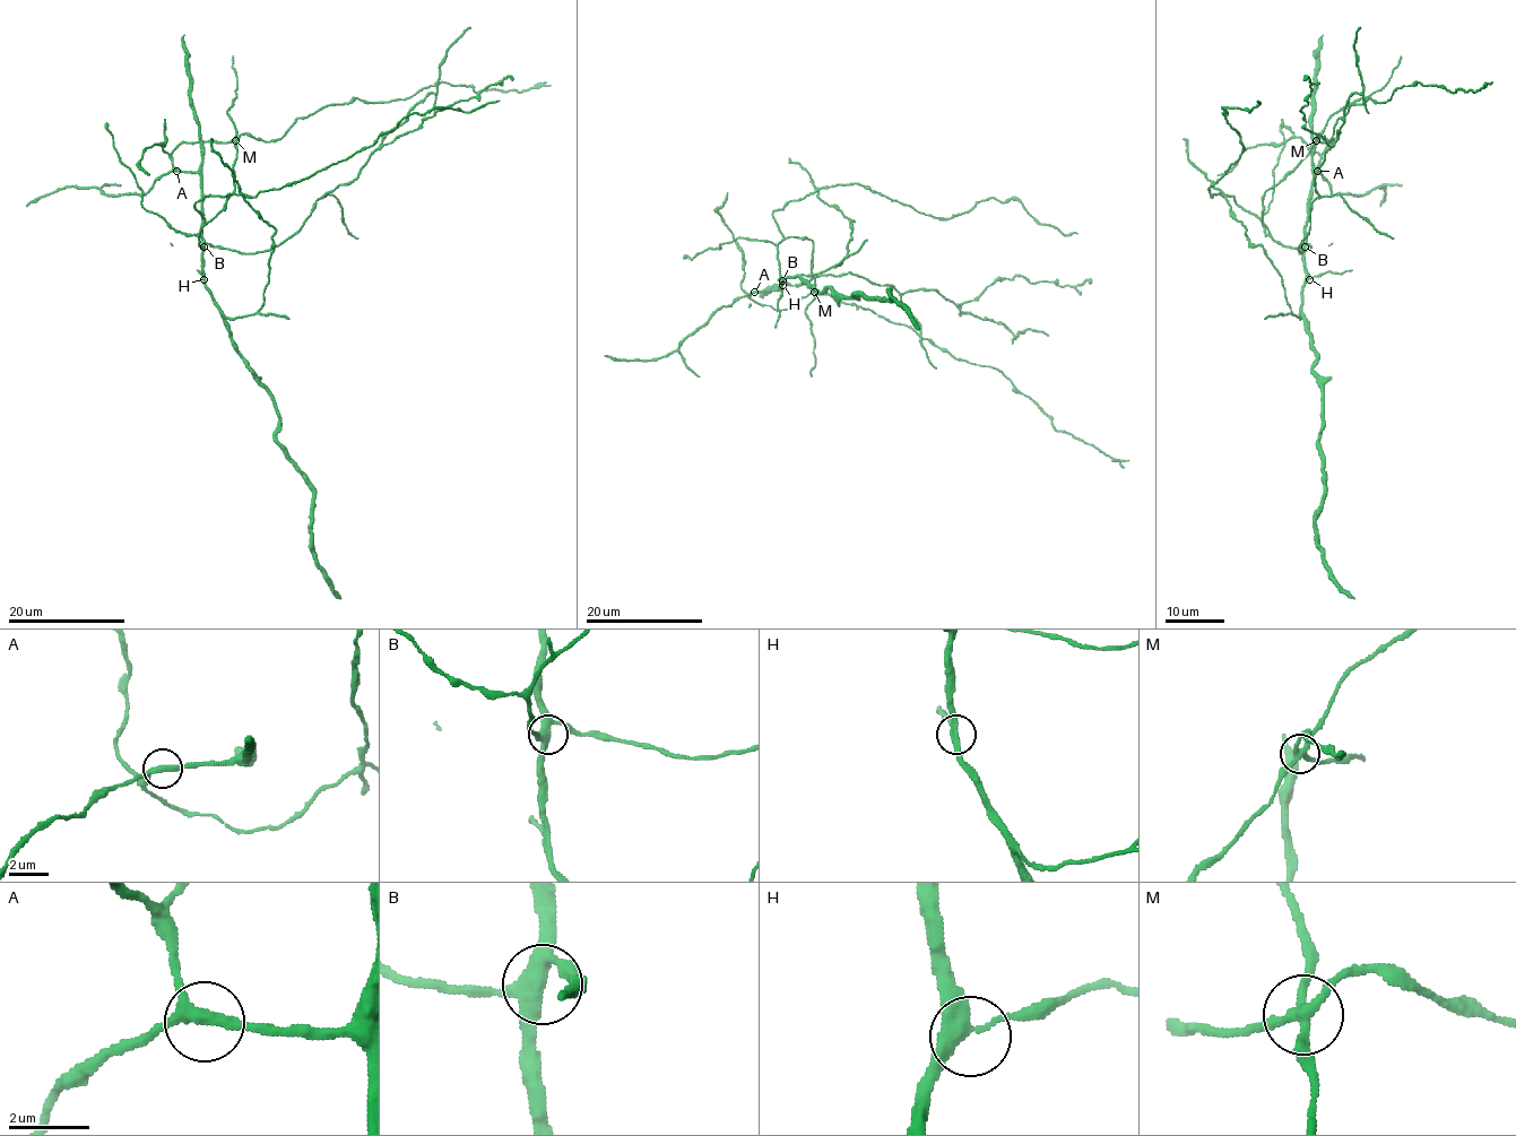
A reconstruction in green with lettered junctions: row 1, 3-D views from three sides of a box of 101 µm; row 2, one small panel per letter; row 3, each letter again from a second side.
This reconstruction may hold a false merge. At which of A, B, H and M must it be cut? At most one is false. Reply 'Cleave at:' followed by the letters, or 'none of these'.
Cleave at: none of these

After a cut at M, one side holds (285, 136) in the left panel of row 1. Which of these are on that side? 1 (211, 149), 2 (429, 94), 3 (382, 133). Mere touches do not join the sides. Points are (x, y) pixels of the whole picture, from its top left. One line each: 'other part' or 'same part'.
1: other part
2: other part
3: other part

